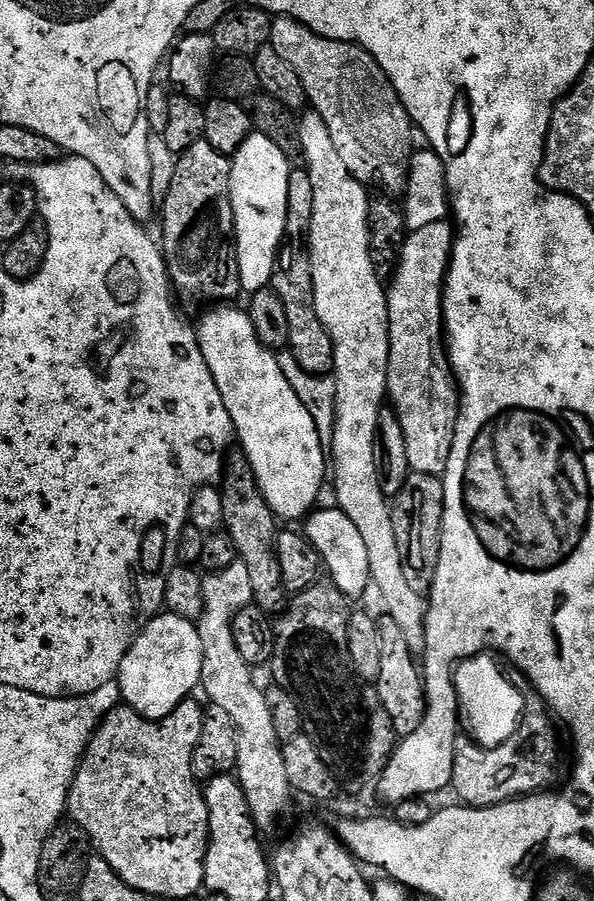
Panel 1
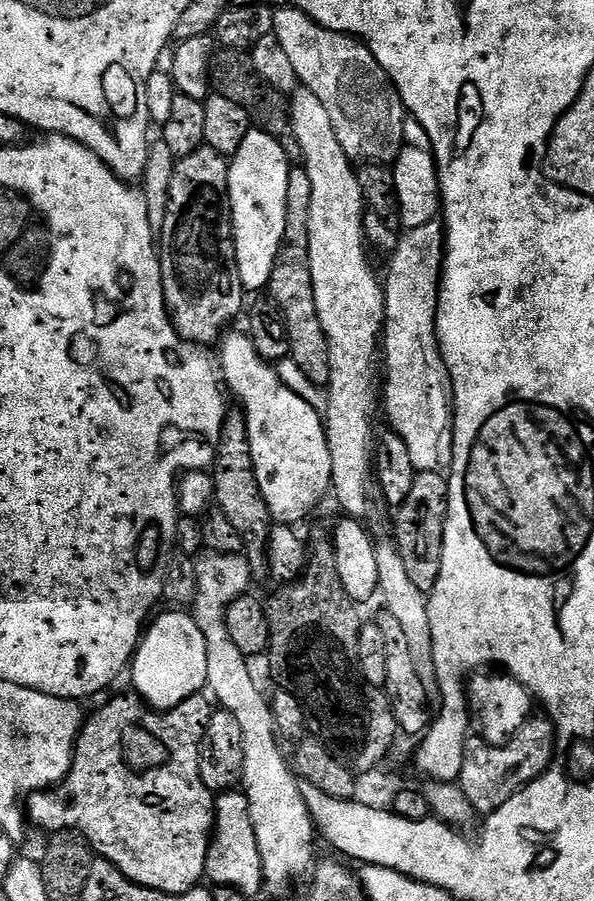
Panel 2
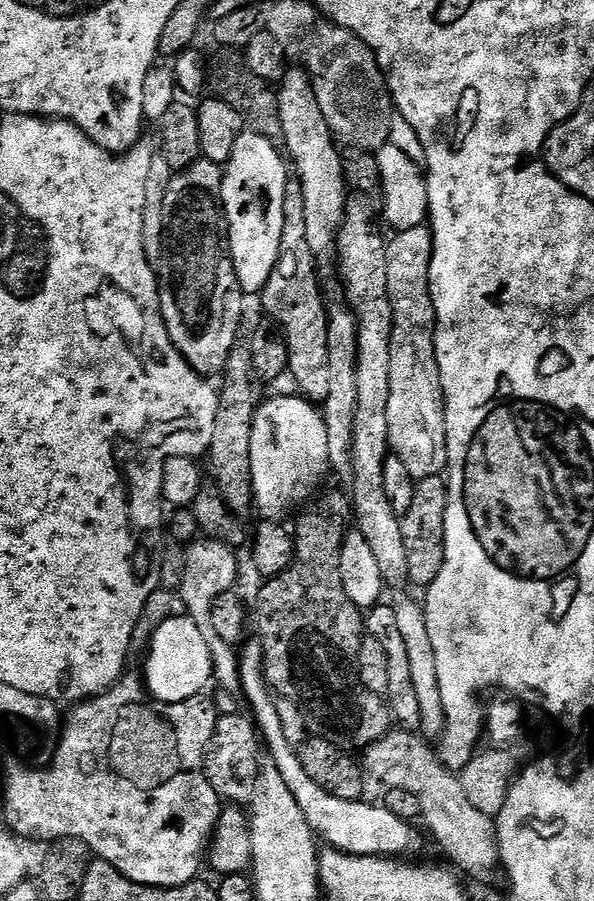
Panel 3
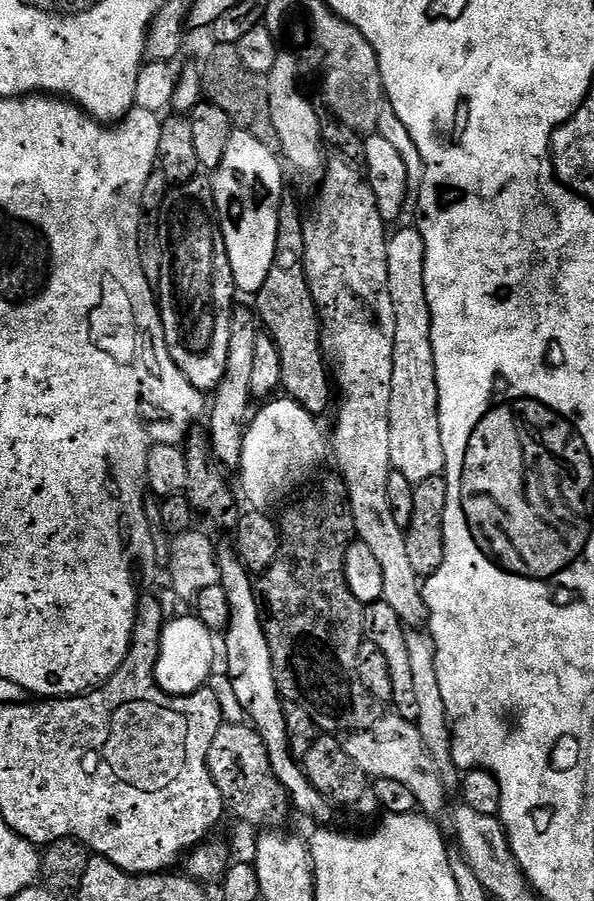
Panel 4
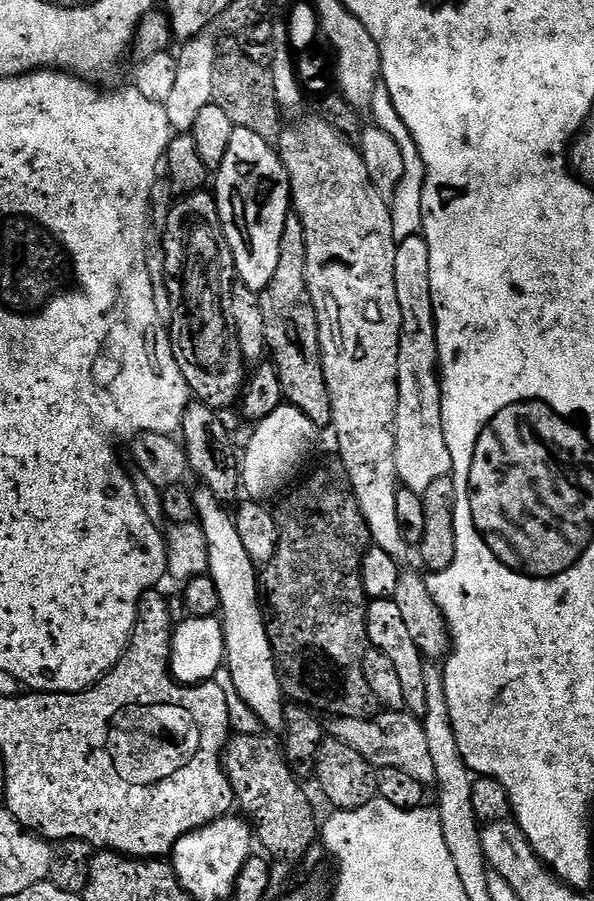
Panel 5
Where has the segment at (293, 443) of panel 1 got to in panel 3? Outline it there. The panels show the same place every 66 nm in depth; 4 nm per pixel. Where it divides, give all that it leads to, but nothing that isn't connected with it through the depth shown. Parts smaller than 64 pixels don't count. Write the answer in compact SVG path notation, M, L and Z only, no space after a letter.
M291 395L268 400L265 404L263 401L257 407L250 438L254 504L258 512L260 508L259 515L263 519L277 522L283 521L283 516L291 508L299 509L305 502L311 501L316 487L330 472L330 446L326 442L321 409L299 395Z

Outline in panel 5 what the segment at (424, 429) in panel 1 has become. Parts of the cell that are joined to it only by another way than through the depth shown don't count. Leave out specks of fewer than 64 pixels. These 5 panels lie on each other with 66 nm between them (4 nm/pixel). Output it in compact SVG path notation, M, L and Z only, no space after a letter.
M414 235L405 241L397 243L394 254L394 286L398 290L398 306L402 306L402 334L400 335L400 349L398 350L398 410L396 411L396 478L403 487L412 492L421 494L438 478L449 475L452 471L450 446L446 446L446 434L442 426L442 394L440 393L440 377L438 375L438 342L436 341L436 307L432 304L432 291L430 290L430 250L423 235Z

